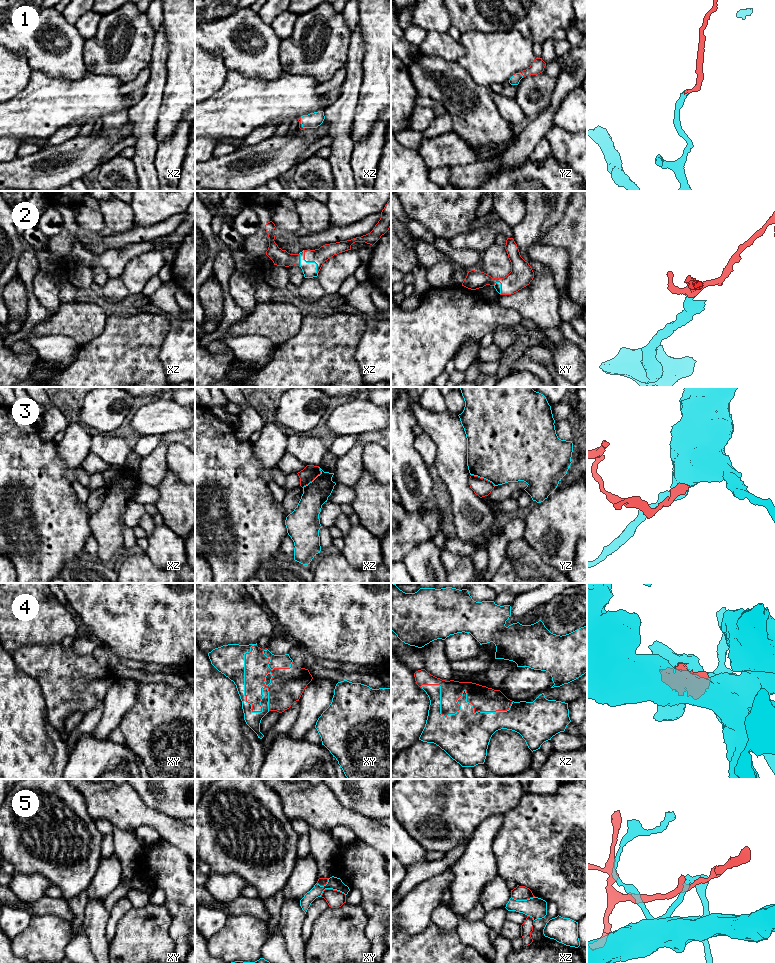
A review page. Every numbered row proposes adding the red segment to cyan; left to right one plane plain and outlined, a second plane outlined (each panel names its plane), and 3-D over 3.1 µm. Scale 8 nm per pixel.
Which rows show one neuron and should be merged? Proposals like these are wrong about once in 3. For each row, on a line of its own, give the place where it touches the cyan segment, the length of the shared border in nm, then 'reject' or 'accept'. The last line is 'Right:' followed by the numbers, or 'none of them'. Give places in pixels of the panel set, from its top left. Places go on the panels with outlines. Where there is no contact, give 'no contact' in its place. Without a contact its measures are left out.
1: meets cyan in yz at (522, 75); contact 60 nm long; accept
2: meets cyan in xz at (310, 262); contact 220 nm long; accept
3: meets cyan in xz at (315, 478); contact 220 nm long; reject
4: meets cyan in xy at (244, 681); contact 550 nm long; accept
5: meets cyan in xy at (331, 888); contact 200 nm long; reject
Right: 1, 2, 4

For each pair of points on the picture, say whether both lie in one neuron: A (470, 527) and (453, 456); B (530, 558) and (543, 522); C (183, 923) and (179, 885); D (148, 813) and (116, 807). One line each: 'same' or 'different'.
A: same
B: different
C: same
D: same

